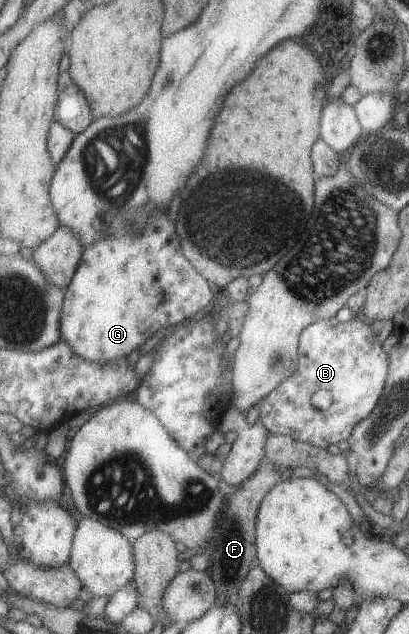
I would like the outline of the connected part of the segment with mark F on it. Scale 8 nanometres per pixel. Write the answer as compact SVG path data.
M263 461L257 471L243 482L243 486L225 497L216 527L212 531L212 547L207 553L208 572L214 583L217 604L233 605L238 591L251 567L258 565L255 547L255 517L263 496L282 480L282 474L271 462Z

